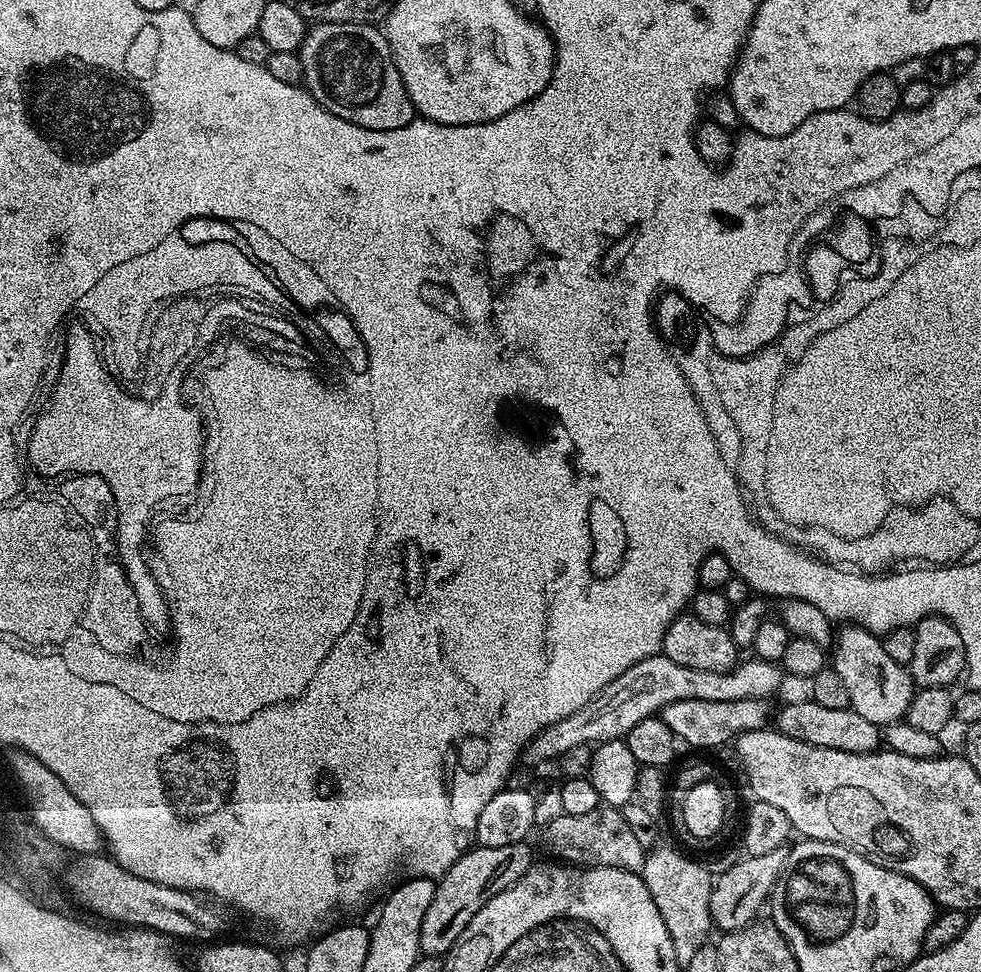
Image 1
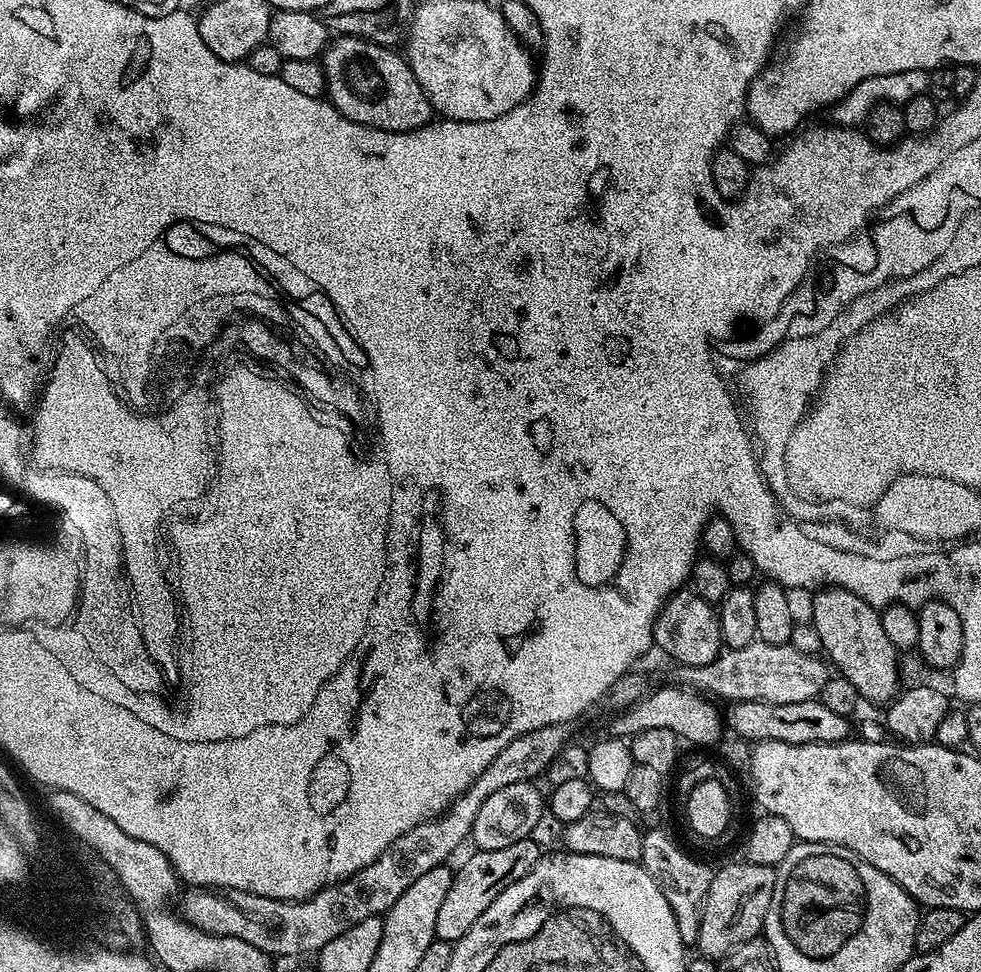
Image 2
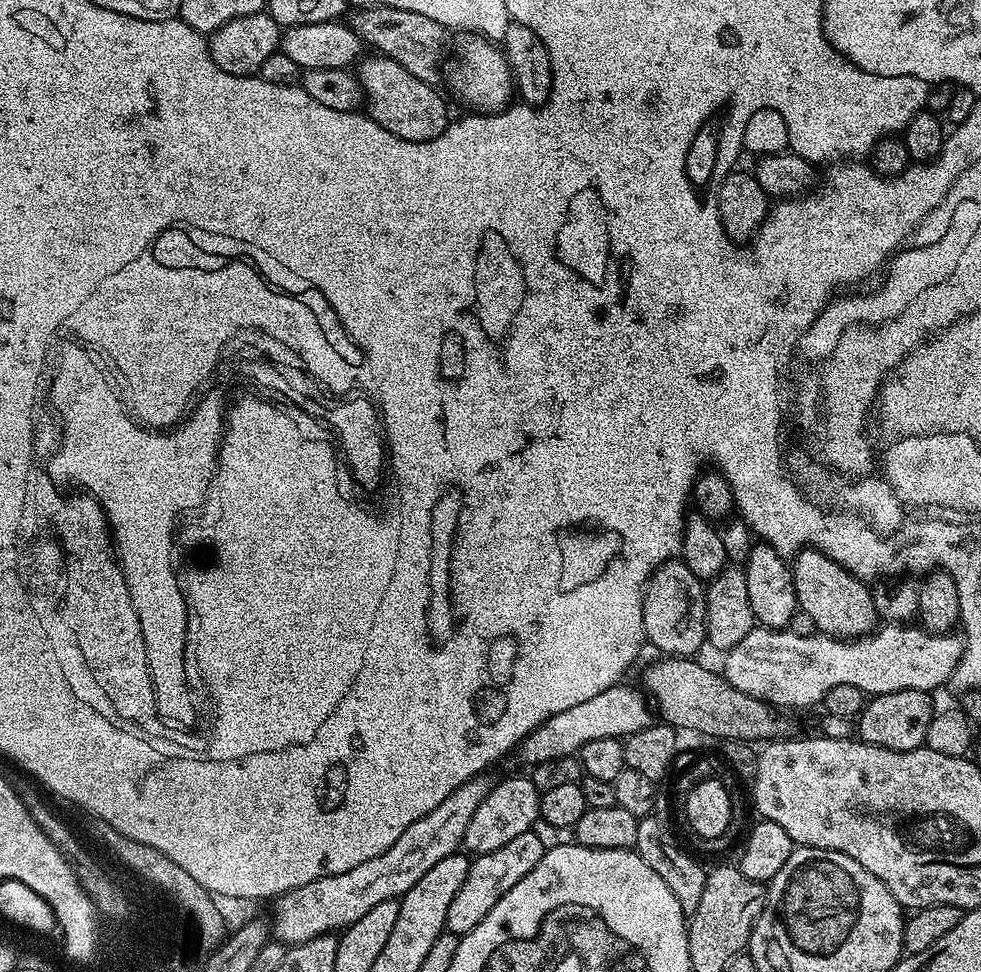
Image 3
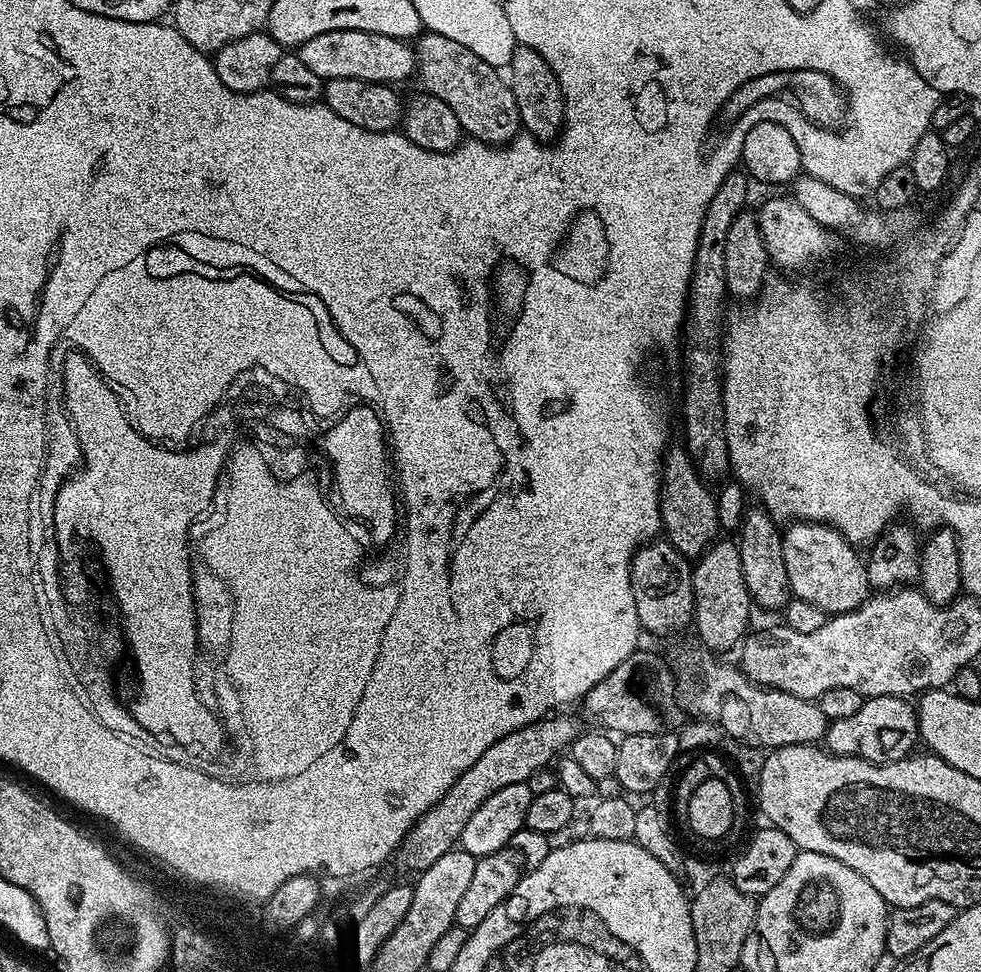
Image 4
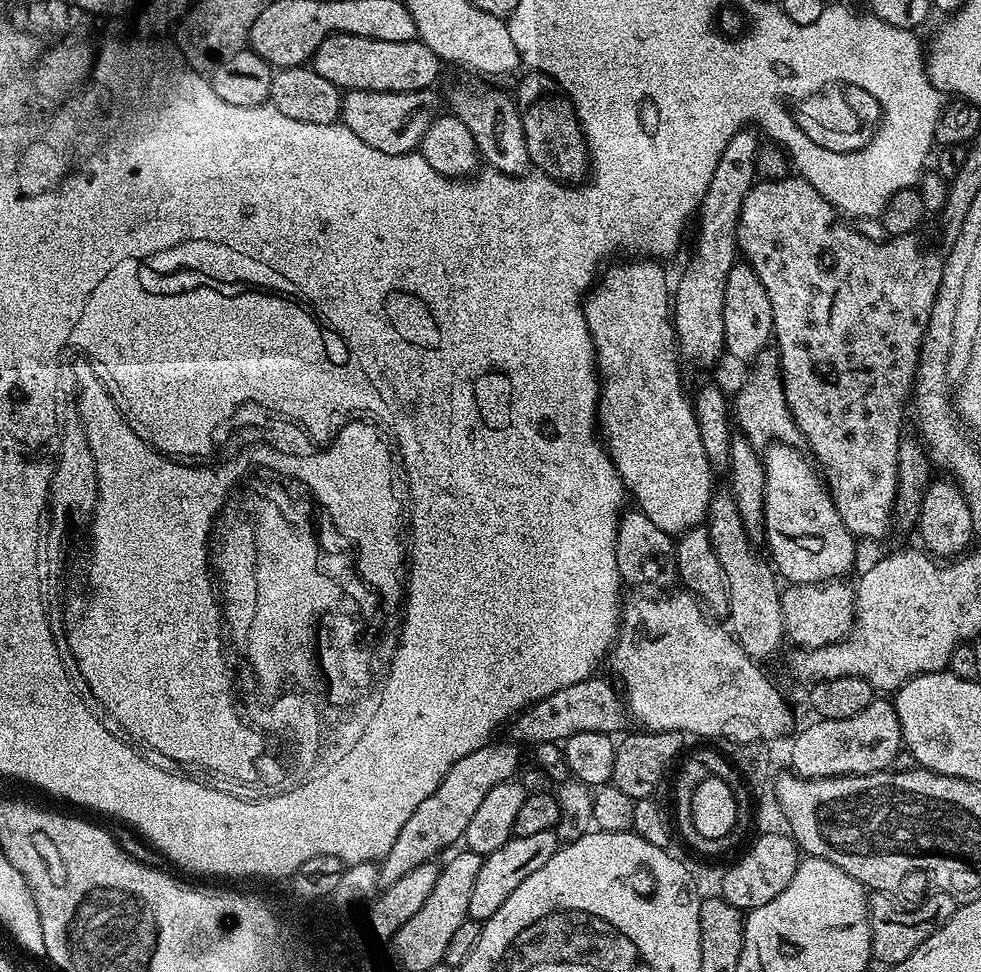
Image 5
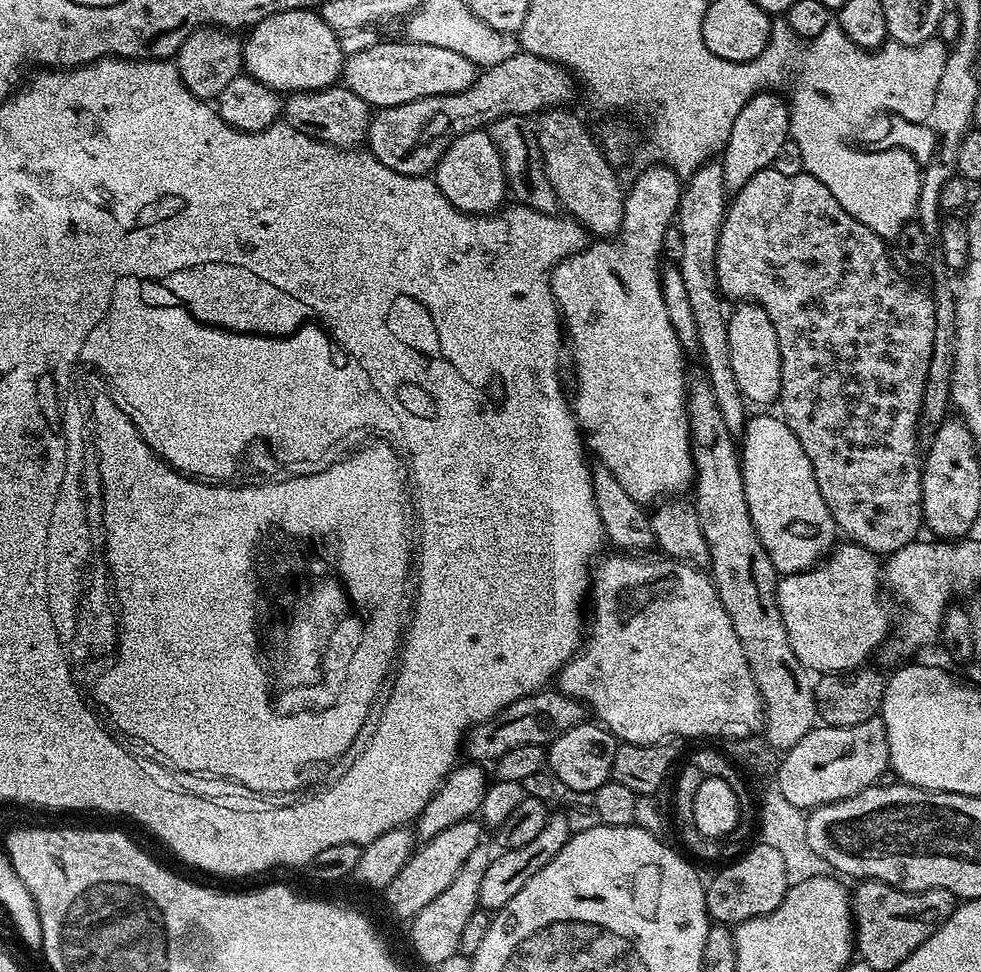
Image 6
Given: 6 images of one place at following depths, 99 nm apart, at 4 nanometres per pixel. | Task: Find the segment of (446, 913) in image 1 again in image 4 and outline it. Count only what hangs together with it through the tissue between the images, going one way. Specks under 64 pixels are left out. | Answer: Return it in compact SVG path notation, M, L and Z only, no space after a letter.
M523 827L496 853L477 859L471 881L458 902L455 927L469 930L477 928L511 894L514 886L518 886L518 882L526 878L526 874L530 874L540 865L549 851L549 837L538 834L538 830Z

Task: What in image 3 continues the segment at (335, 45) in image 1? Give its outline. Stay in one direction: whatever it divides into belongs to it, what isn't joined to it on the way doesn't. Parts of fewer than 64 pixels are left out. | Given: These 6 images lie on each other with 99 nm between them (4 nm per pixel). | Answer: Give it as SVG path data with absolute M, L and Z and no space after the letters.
M368 55L358 64L358 79L363 89L362 104L366 115L378 122L378 126L390 130L390 134L406 138L410 142L426 142L438 138L438 134L442 134L450 123L450 115L448 116L448 104L435 92L437 89L422 82L422 78L414 78L406 66L398 66L398 62L389 56Z

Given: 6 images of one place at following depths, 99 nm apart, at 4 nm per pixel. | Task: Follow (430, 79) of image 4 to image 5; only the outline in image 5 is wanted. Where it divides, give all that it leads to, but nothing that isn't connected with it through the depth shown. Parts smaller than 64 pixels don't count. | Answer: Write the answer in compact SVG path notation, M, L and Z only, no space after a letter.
M456 84L446 94L446 104L451 115L466 122L474 142L478 146L483 163L489 169L507 176L527 176L533 167L526 148L526 135L520 117L519 106L511 95L488 84Z

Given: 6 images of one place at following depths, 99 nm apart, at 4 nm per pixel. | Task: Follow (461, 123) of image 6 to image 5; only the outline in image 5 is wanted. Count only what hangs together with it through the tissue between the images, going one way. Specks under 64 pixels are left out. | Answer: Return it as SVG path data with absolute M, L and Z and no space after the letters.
M435 89L422 91L347 91L343 95L341 123L345 124L362 142L384 154L404 154L415 151L426 134L426 130L433 124L442 110L442 98L435 93Z

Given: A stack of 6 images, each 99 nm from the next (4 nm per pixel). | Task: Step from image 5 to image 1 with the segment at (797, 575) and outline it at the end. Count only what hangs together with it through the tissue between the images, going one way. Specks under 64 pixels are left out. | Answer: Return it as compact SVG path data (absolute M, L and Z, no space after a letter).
M844 626L844 628L835 633L834 649L836 648L836 661L834 667L836 673L842 678L847 692L850 694L850 706L858 714L862 714L862 718L866 718L866 722L874 722L881 726L885 724L895 724L903 721L908 714L908 707L914 695L914 685L912 683L912 673L905 665L894 662L894 658L890 658L890 654L886 654L886 646L883 639L875 632L868 632L865 628L857 628L855 626Z

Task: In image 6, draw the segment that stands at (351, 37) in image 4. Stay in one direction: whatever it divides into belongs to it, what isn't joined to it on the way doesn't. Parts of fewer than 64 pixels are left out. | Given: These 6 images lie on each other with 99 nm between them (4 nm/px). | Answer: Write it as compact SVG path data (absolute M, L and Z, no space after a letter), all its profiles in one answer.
M401 38L360 48L353 56L351 53L344 62L342 84L377 110L401 106L430 95L458 94L470 87L477 75L477 65L472 64L470 58L462 58L462 54L454 50L415 44L413 40Z

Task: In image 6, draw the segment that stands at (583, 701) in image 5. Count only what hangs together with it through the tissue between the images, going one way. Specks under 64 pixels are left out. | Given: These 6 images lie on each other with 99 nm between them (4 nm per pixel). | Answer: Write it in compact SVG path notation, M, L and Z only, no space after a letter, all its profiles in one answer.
M543 689L534 695L523 696L510 706L504 707L494 718L473 724L464 736L467 754L465 757L473 763L492 764L519 746L545 747L551 744L554 738L558 738L558 734L574 730L574 726L585 723L585 720L586 709L580 701L559 690Z

